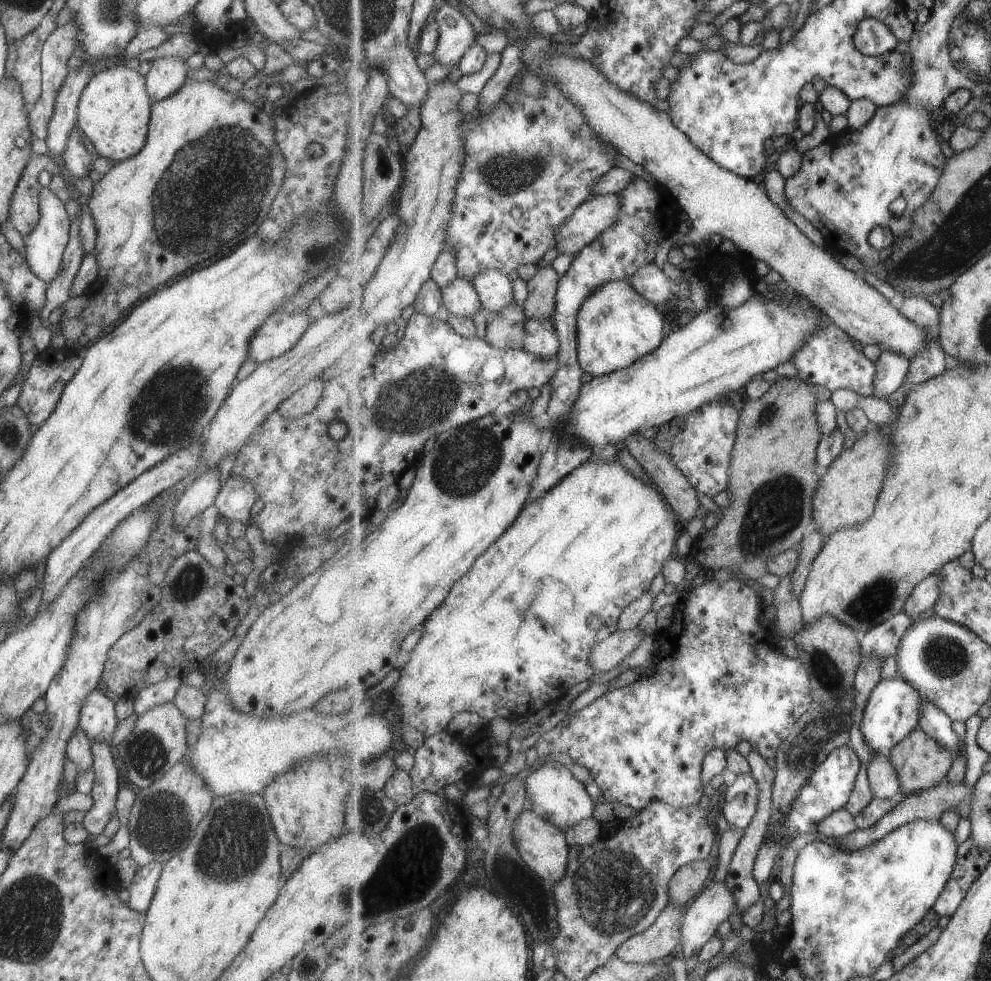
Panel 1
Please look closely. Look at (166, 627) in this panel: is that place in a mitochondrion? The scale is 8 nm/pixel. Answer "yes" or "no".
no

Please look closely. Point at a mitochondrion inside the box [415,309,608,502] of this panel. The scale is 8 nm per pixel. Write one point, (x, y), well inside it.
(461, 466)

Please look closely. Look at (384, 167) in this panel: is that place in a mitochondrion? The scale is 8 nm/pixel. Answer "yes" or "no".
no

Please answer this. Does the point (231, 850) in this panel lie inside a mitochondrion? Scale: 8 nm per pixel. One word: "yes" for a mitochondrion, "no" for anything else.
yes

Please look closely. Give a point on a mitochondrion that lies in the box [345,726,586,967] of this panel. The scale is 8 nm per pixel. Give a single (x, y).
(534, 900)

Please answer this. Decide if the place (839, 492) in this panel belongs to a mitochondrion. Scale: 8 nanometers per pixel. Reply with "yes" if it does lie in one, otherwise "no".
no

